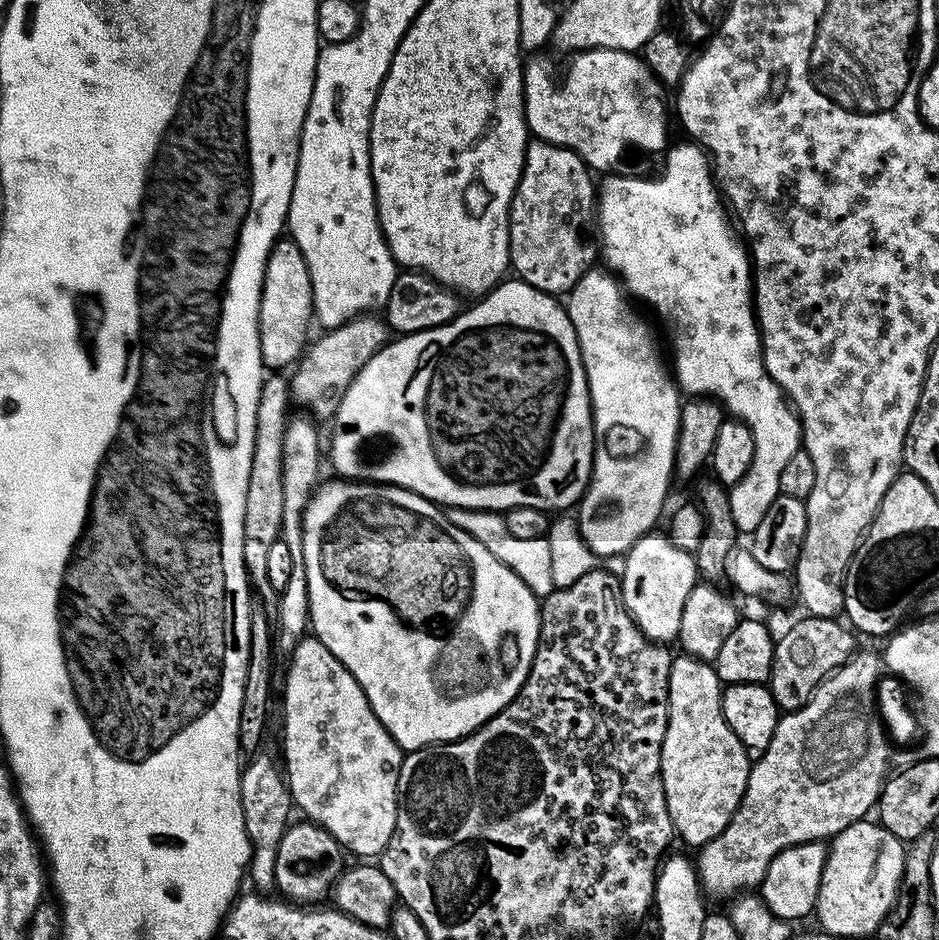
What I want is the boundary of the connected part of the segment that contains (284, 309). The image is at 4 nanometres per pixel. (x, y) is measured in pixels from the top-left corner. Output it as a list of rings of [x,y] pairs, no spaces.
[[[281,238],[268,256],[258,306],[258,342],[265,369],[291,369],[310,343],[308,327],[313,324],[312,287],[306,258],[302,258],[302,250],[298,250],[291,238]]]

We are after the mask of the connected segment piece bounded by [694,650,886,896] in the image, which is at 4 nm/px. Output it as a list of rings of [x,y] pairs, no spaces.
[[[857,651],[844,665],[830,673],[817,686],[808,701],[793,712],[784,712],[776,724],[774,738],[770,738],[770,746],[749,767],[748,785],[744,791],[742,802],[730,818],[726,830],[718,834],[703,848],[699,849],[695,857],[695,869],[699,873],[700,887],[709,896],[732,896],[743,888],[755,889],[764,880],[770,862],[782,850],[795,844],[810,844],[813,842],[828,842],[837,836],[846,826],[865,819],[868,811],[877,807],[880,792],[884,789],[886,773],[880,768],[854,768],[846,776],[828,778],[826,776],[826,750],[822,744],[810,744],[810,724],[824,716],[826,708],[830,706],[832,698],[846,688],[858,686],[878,686],[874,676],[882,676],[882,660],[872,652]]]

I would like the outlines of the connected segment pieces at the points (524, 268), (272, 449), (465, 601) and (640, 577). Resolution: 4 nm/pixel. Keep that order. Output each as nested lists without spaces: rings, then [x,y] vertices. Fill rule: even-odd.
[[[529,139],[526,150],[524,151],[524,165],[520,171],[520,181],[514,190],[512,201],[510,202],[510,210],[508,211],[508,263],[511,271],[515,273],[519,279],[530,286],[534,286],[534,290],[542,290],[548,296],[560,298],[571,292],[573,286],[575,286],[587,272],[593,271],[595,264],[592,263],[598,260],[598,236],[594,231],[594,221],[598,216],[598,188],[594,180],[592,184],[591,175],[593,176],[593,173],[590,171],[588,164],[574,150],[570,150],[566,146],[551,144],[545,140]]]
[[[284,374],[265,375],[264,385],[258,398],[258,418],[254,426],[254,454],[250,462],[250,482],[246,482],[246,514],[242,514],[242,554],[244,555],[244,568],[248,571],[248,583],[265,600],[268,606],[275,605],[278,593],[270,586],[270,578],[266,578],[268,569],[270,546],[280,539],[282,530],[282,442],[286,438],[286,426],[290,419],[288,413],[290,405],[290,380]]]
[[[332,478],[329,484],[321,483],[313,492],[304,511],[304,569],[308,583],[308,619],[316,639],[354,674],[358,686],[366,694],[378,722],[394,738],[394,742],[405,753],[416,748],[427,748],[430,744],[447,744],[449,740],[461,740],[477,728],[482,727],[491,716],[497,716],[526,682],[532,669],[532,659],[540,637],[541,601],[478,538],[470,538],[466,530],[454,526],[447,515],[432,501],[400,488],[396,484],[374,484],[359,480]]]
[[[667,535],[643,536],[623,557],[624,570],[619,573],[620,589],[630,618],[642,630],[646,639],[667,645],[679,634],[682,612],[690,592],[698,583],[696,557],[691,552],[674,546]]]

